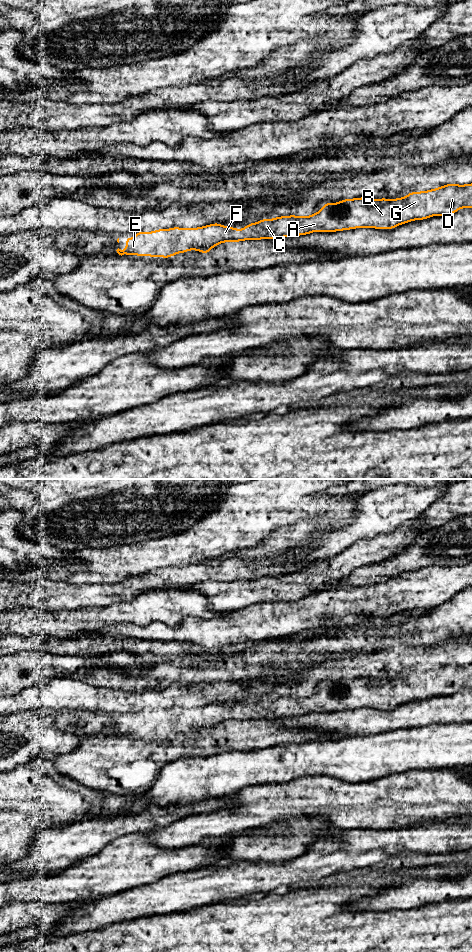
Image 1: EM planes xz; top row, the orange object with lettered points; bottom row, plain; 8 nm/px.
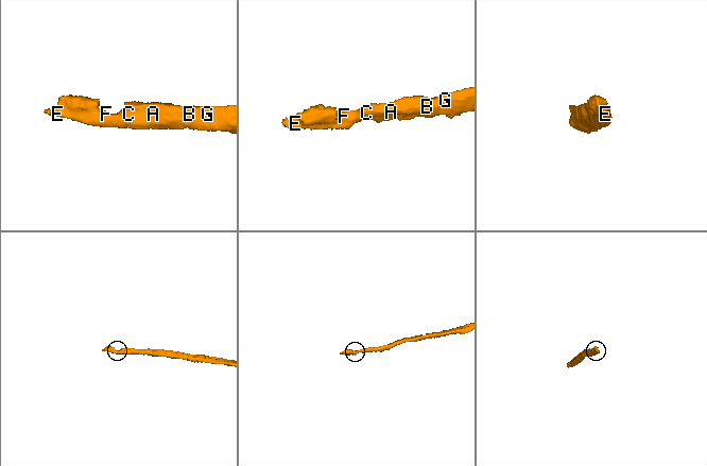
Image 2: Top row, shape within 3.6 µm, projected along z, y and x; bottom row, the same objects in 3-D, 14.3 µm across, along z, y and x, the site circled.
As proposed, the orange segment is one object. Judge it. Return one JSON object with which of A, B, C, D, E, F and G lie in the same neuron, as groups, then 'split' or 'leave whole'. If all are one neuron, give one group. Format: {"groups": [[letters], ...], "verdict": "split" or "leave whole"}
{"groups": [["A", "B", "C", "D", "E", "F", "G"]], "verdict": "leave whole"}

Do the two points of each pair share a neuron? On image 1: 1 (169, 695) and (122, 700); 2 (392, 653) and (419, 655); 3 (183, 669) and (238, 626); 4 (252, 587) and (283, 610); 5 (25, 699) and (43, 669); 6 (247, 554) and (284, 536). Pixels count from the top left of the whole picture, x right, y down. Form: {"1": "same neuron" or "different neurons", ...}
{"1": "same neuron", "2": "same neuron", "3": "different neurons", "4": "different neurons", "5": "different neurons", "6": "same neuron"}

